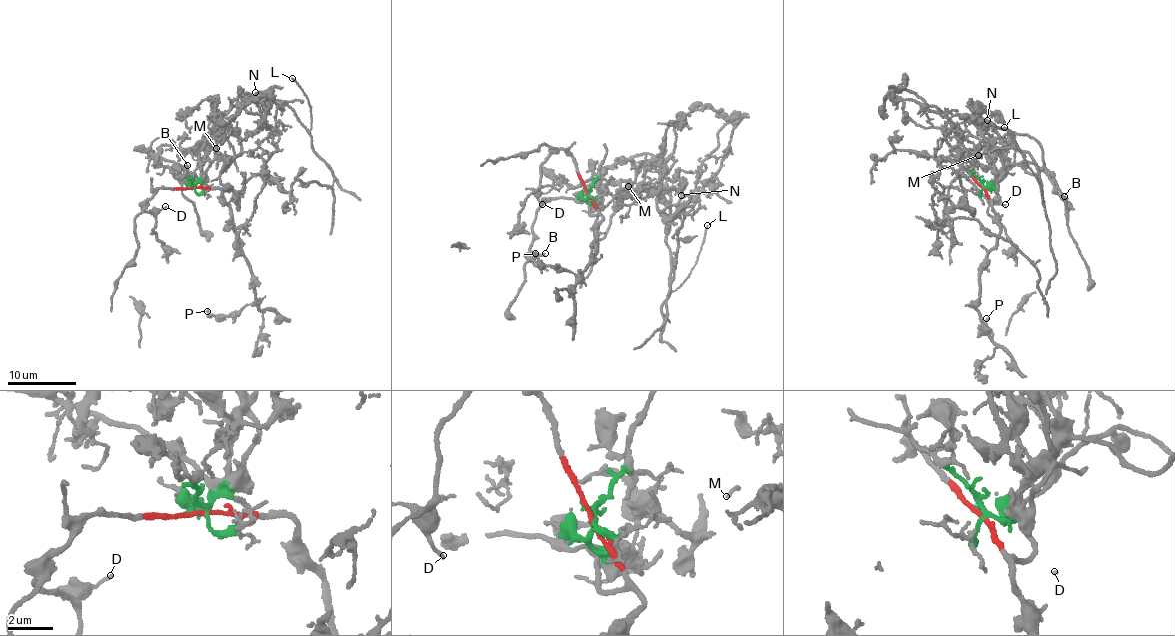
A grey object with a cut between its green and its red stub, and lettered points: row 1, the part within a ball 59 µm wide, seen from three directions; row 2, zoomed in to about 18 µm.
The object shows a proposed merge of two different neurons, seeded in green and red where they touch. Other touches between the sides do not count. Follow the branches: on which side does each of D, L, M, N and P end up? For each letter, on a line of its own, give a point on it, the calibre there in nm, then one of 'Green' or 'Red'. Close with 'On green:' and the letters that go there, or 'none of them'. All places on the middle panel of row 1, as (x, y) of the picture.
D: Place: (542, 204). Thickness 130 nm. Red
L: Place: (707, 225). Thickness 120 nm. Green
M: Place: (628, 186). Thickness 110 nm. Green
N: Place: (681, 195). Thickness 170 nm. Green
P: Place: (535, 253). Thickness 240 nm. Red
On green: L, M, N

